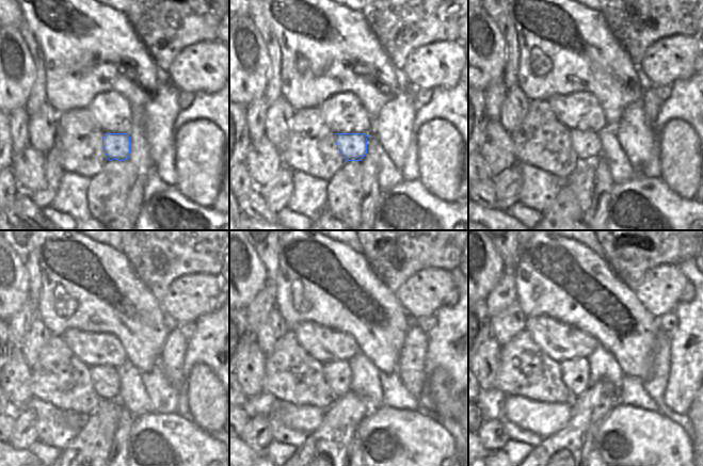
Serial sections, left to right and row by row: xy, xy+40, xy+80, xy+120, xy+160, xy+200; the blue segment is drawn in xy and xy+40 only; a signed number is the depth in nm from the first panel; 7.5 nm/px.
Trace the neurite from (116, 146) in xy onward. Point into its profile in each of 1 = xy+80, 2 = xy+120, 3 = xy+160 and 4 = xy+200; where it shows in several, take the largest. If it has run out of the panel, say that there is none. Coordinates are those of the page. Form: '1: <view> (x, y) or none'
1: xy+80 (586, 144)
2: xy+120 (105, 379)
3: xy+160 (337, 374)
4: xy+200 (574, 372)

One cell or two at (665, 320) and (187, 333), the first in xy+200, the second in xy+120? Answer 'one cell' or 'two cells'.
one cell

